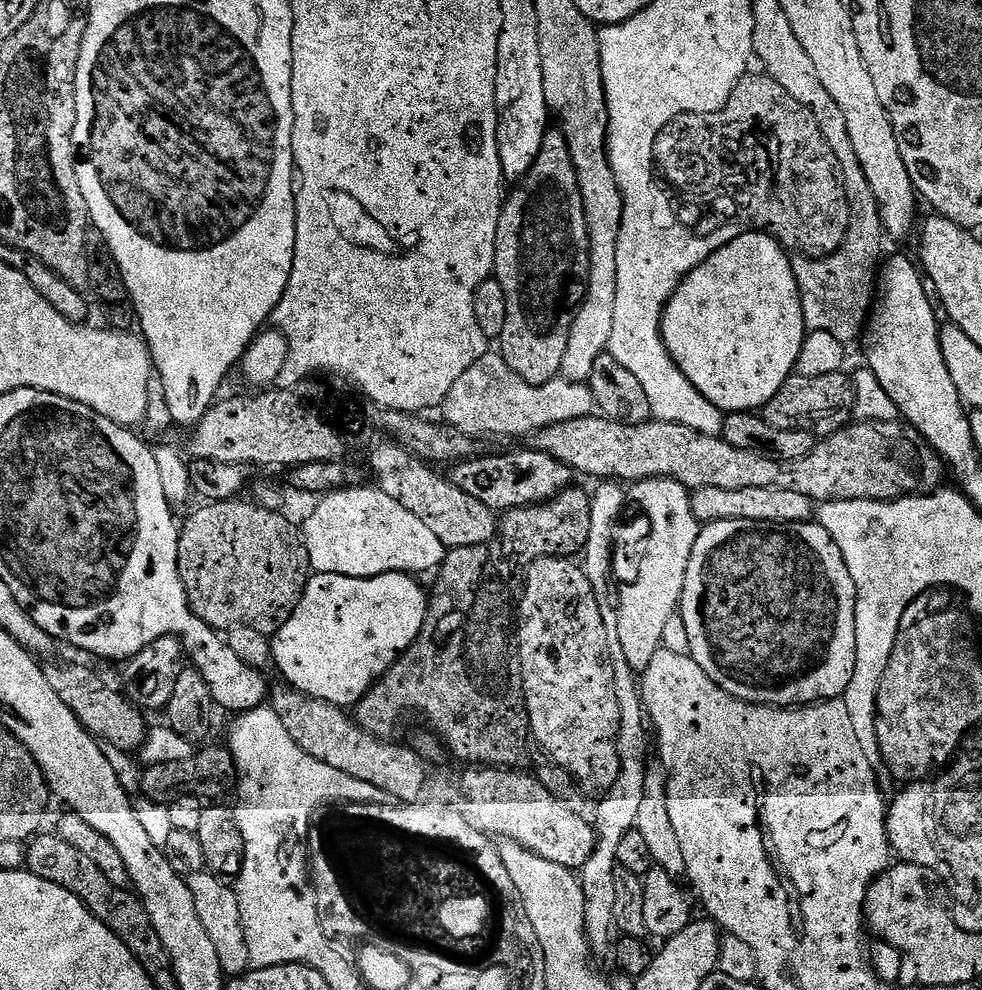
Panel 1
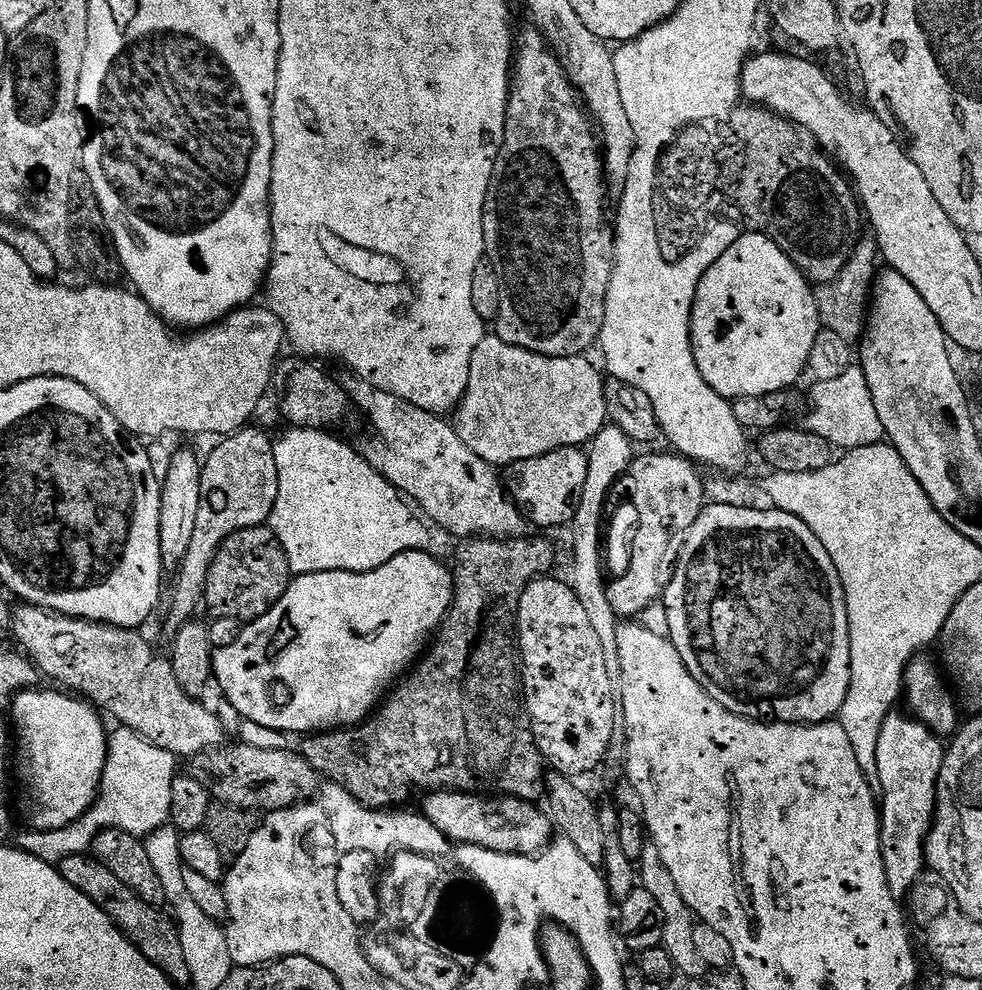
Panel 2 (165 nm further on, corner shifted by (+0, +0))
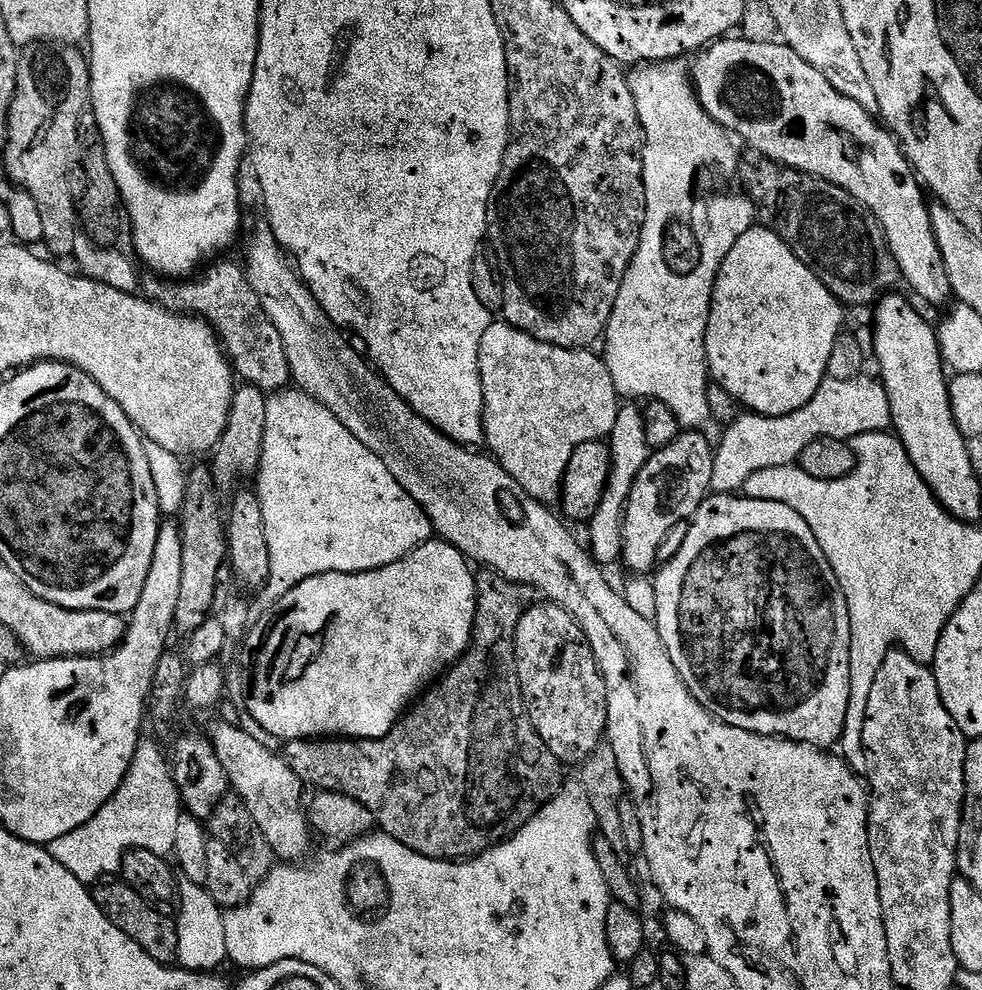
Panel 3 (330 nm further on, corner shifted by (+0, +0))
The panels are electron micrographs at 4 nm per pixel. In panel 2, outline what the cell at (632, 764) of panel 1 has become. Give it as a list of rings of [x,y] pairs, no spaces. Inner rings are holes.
[[[605,426],[595,438],[590,441],[588,454],[588,473],[586,474],[586,490],[582,490],[582,502],[573,518],[572,531],[572,576],[570,583],[576,589],[578,602],[586,609],[586,614],[598,633],[598,642],[602,642],[602,654],[606,654],[606,670],[612,677],[619,677],[618,662],[618,617],[610,606],[608,584],[606,583],[606,560],[602,555],[602,536],[600,540],[600,515],[604,512],[604,503],[608,500],[608,491],[616,484],[620,475],[631,469],[634,459],[634,445],[622,430]]]

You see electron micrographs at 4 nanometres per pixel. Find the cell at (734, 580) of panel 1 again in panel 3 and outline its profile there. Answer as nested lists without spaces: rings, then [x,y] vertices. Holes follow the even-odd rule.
[[[712,494],[702,502],[686,531],[688,533],[682,536],[674,558],[655,573],[658,610],[654,623],[670,654],[670,662],[674,662],[690,694],[694,694],[709,714],[730,726],[738,726],[738,730],[797,740],[799,744],[812,744],[825,750],[839,745],[840,735],[846,726],[846,706],[850,706],[850,610],[846,606],[842,586],[838,586],[838,578],[834,570],[830,570],[826,554],[822,554],[822,546],[818,546],[818,538],[814,538],[814,530],[810,530],[810,526],[806,526],[804,519],[794,514],[790,506],[782,506],[782,502],[749,500],[744,494]]]

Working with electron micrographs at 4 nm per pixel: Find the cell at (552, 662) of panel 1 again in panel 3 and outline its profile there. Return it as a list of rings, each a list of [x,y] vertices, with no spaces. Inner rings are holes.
[[[536,602],[526,610],[526,614],[522,614],[516,631],[516,673],[520,679],[524,703],[528,706],[528,718],[542,742],[550,746],[561,765],[583,764],[605,739],[608,730],[608,699],[590,642],[576,619],[562,606],[551,602]]]

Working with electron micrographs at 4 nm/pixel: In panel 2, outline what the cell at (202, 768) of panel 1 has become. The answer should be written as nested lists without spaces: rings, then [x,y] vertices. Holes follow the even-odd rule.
[[[240,744],[237,748],[221,746],[209,752],[191,757],[190,774],[211,794],[213,800],[221,800],[230,806],[245,810],[261,808],[267,814],[282,811],[311,801],[322,787],[319,772],[306,762],[299,751],[287,752],[284,748],[259,748],[256,744]]]

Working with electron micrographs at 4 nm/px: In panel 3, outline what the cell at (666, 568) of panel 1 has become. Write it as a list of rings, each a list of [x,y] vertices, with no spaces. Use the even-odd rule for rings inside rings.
[[[684,430],[670,446],[657,448],[651,453],[642,466],[638,478],[632,487],[632,493],[628,499],[628,507],[624,510],[624,525],[622,526],[622,564],[632,571],[632,574],[652,574],[661,566],[668,563],[670,558],[680,548],[680,540],[668,540],[668,535],[676,527],[687,525],[695,516],[696,511],[702,506],[702,502],[708,499],[712,487],[712,475],[714,474],[714,444],[703,436],[700,430]]]

